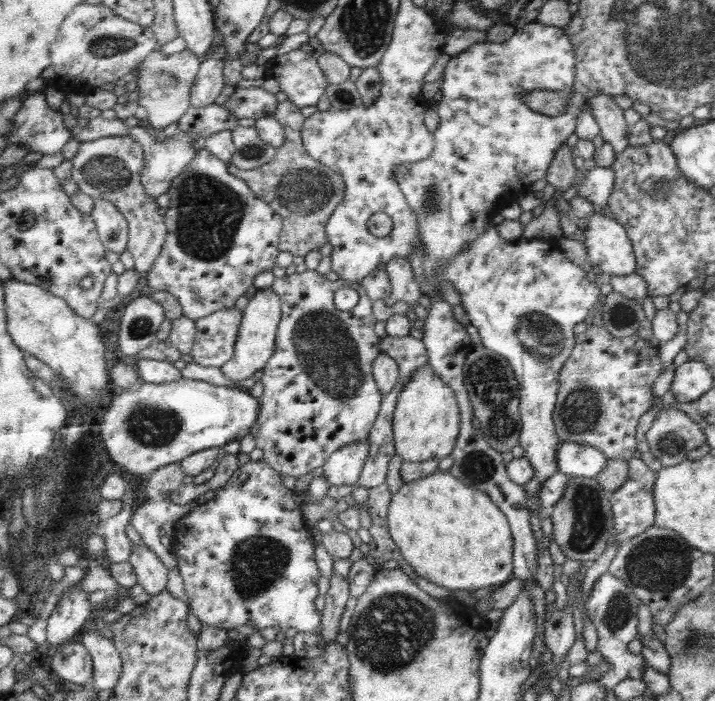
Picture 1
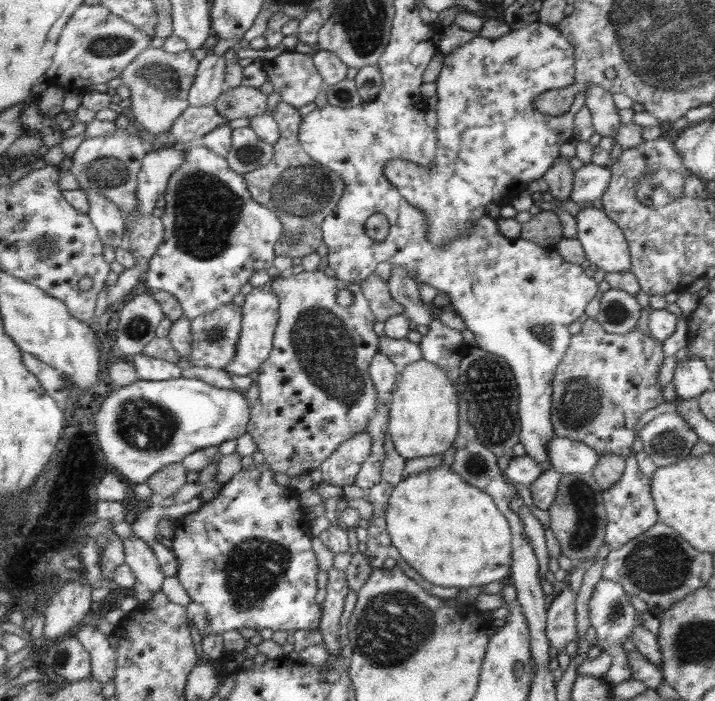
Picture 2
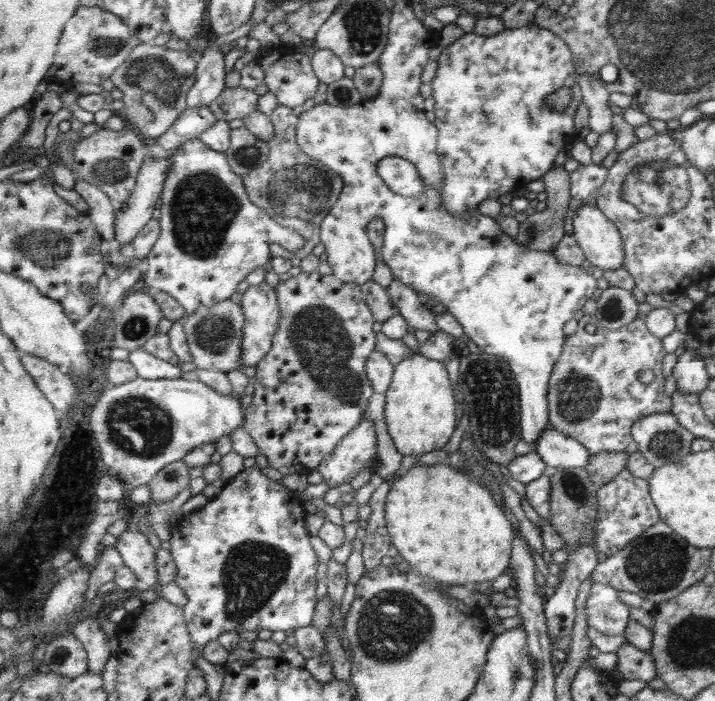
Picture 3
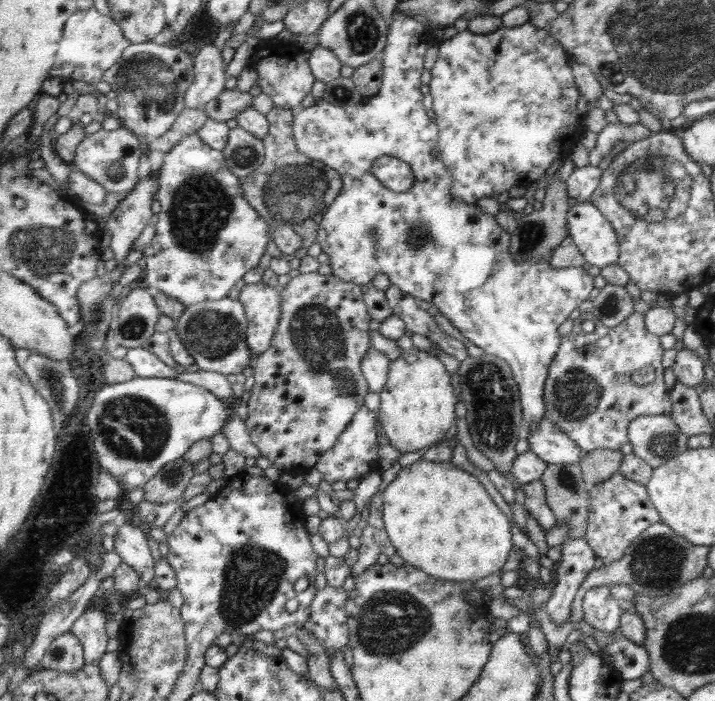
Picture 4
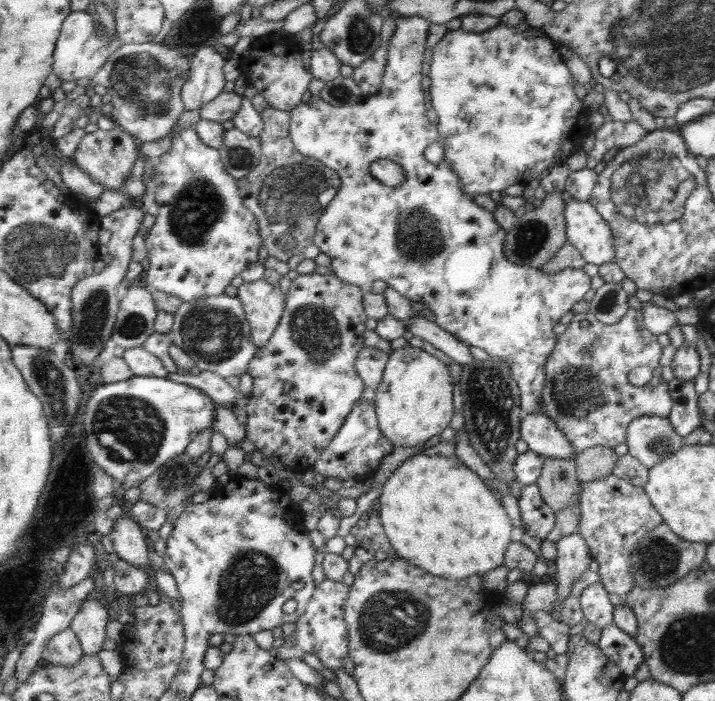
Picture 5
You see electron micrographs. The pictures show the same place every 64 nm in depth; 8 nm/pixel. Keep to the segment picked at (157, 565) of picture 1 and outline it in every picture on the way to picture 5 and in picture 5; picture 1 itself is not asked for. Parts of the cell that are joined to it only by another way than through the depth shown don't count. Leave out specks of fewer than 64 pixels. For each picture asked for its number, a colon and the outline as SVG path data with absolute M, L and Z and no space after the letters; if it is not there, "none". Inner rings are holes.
2: M131 536L125 540L125 554L127 554L127 564L133 568L135 578L153 594L163 592L165 586L165 570L161 568L159 556L155 550L149 546L147 540Z
3: M125 530L119 538L115 548L125 558L125 566L129 566L141 582L145 582L149 588L153 588L159 582L159 566L157 566L157 554L155 548L149 544L147 534Z
4: M123 522L119 528L119 534L115 536L115 550L127 562L133 566L145 584L155 580L157 576L157 562L149 548L149 534L147 528L141 524L127 524Z
5: M123 516L115 524L109 538L113 540L113 548L121 556L121 560L127 560L131 566L143 568L145 572L149 572L149 576L155 576L155 572L151 570L151 562L149 562L151 542L147 538L145 528L141 528L135 518Z

